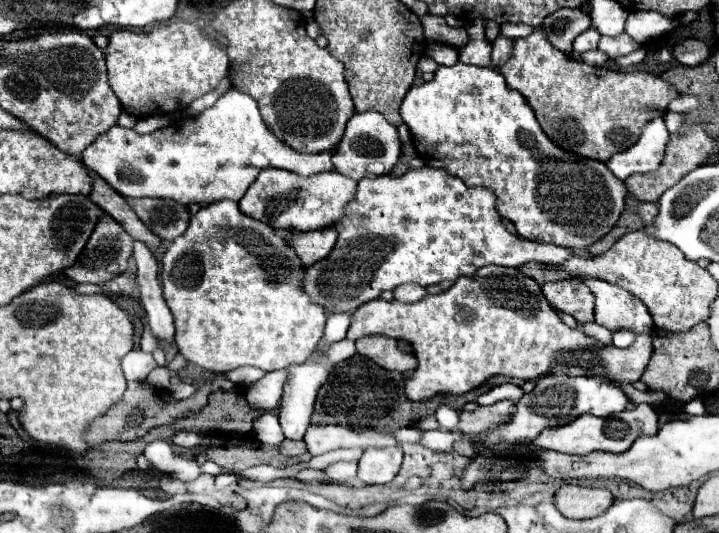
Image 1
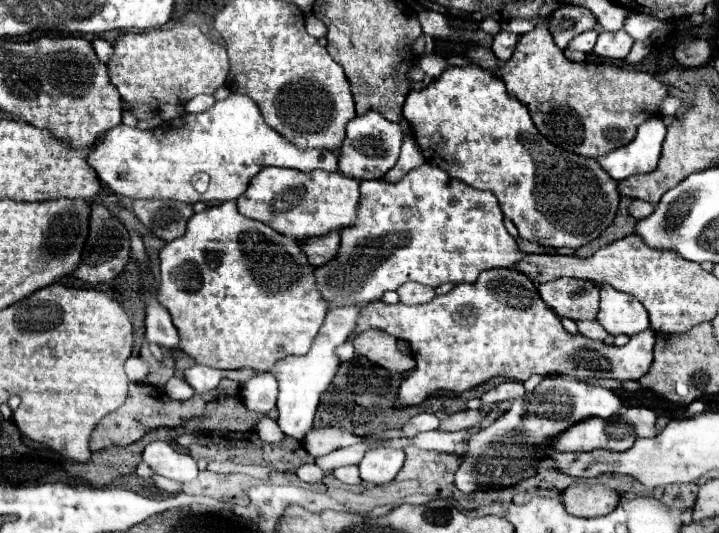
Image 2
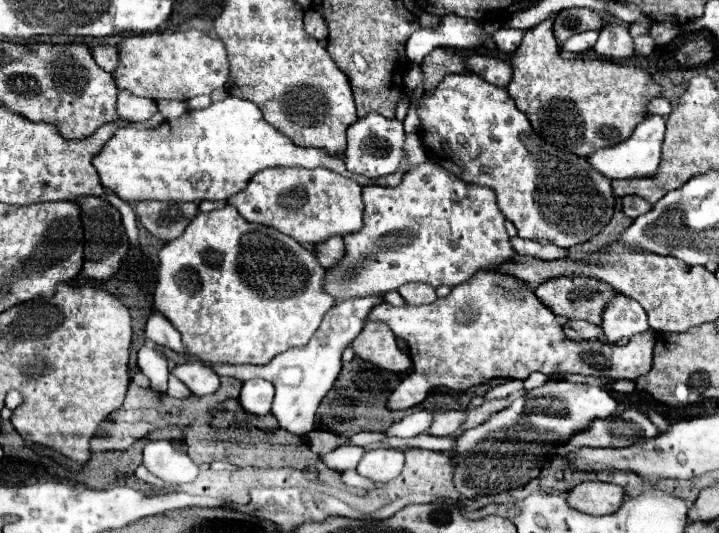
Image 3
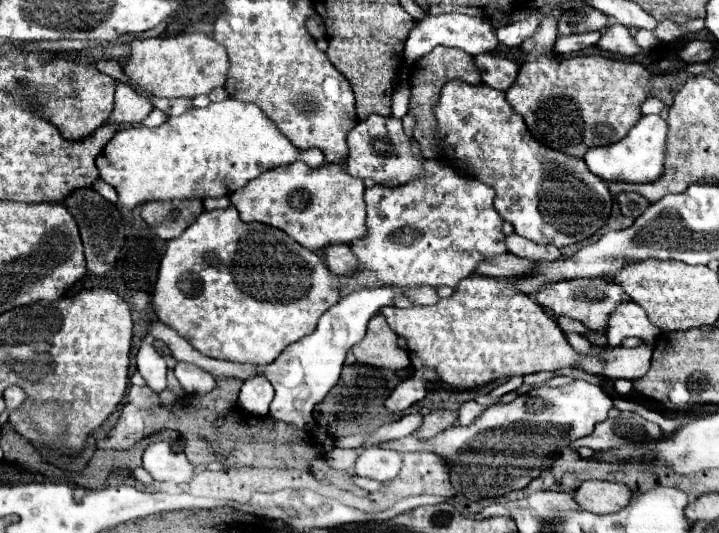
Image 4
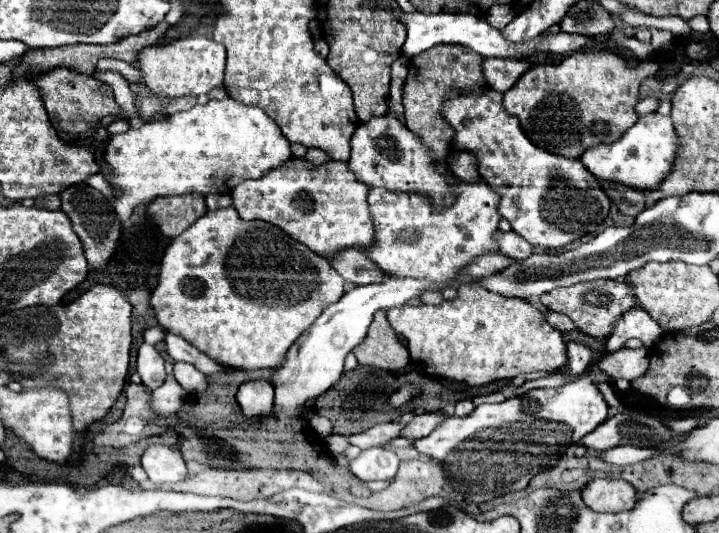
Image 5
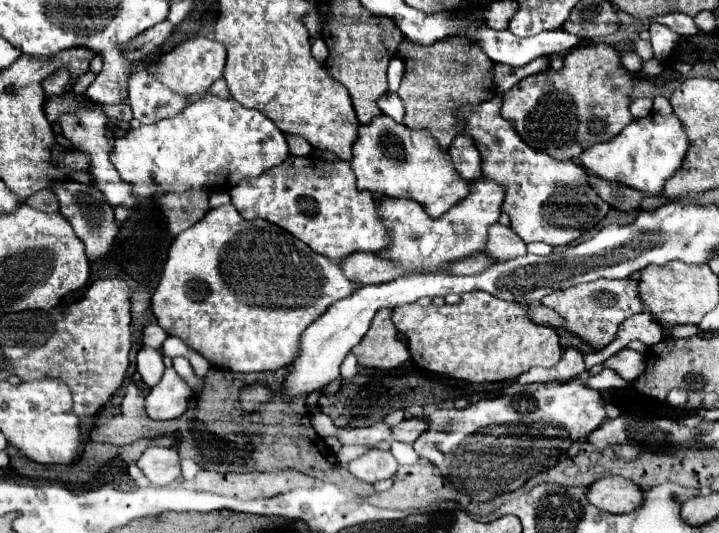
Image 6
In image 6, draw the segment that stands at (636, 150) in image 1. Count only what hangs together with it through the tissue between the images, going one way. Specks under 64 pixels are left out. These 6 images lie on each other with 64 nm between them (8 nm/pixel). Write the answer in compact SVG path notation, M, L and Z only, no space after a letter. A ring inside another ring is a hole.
M650 112L644 118L632 120L618 136L608 142L600 142L588 148L580 162L592 174L608 180L620 182L630 188L636 188L644 194L660 194L666 180L680 170L680 164L688 152L688 136L680 124L680 120L670 114L662 116L658 112Z

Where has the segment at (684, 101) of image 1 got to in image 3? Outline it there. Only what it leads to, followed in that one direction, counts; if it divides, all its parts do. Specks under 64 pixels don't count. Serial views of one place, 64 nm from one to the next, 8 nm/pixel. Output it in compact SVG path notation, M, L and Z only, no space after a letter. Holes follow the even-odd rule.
M652 98L650 102L648 102L648 112L650 114L660 114L660 116L668 116L670 112L672 112L672 108L670 108L670 104L668 104L668 100L664 100L664 98Z

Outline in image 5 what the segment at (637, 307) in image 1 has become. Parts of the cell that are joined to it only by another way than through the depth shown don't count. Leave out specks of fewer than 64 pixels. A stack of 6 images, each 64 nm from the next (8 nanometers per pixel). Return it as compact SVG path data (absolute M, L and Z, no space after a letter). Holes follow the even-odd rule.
M632 308L626 314L622 314L622 318L614 324L612 336L618 336L618 340L610 340L606 344L606 352L612 354L612 352L624 348L626 340L630 340L630 338L638 338L646 348L652 348L658 344L662 334L664 334L664 330L648 316L646 310Z

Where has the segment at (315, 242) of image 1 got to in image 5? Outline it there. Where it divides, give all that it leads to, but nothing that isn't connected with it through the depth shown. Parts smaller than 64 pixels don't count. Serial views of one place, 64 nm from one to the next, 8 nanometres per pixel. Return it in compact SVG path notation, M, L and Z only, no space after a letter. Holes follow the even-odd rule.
M356 248L338 252L332 260L332 266L350 284L372 284L390 278L386 272L380 272L380 268L376 268L376 264L372 264L372 260L368 260L368 256L362 250Z

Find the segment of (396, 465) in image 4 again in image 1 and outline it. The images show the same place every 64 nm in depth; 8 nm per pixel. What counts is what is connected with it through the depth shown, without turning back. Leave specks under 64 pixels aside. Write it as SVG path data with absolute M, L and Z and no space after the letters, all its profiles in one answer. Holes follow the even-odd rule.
M368 448L358 462L358 480L364 484L388 484L402 466L402 448Z

